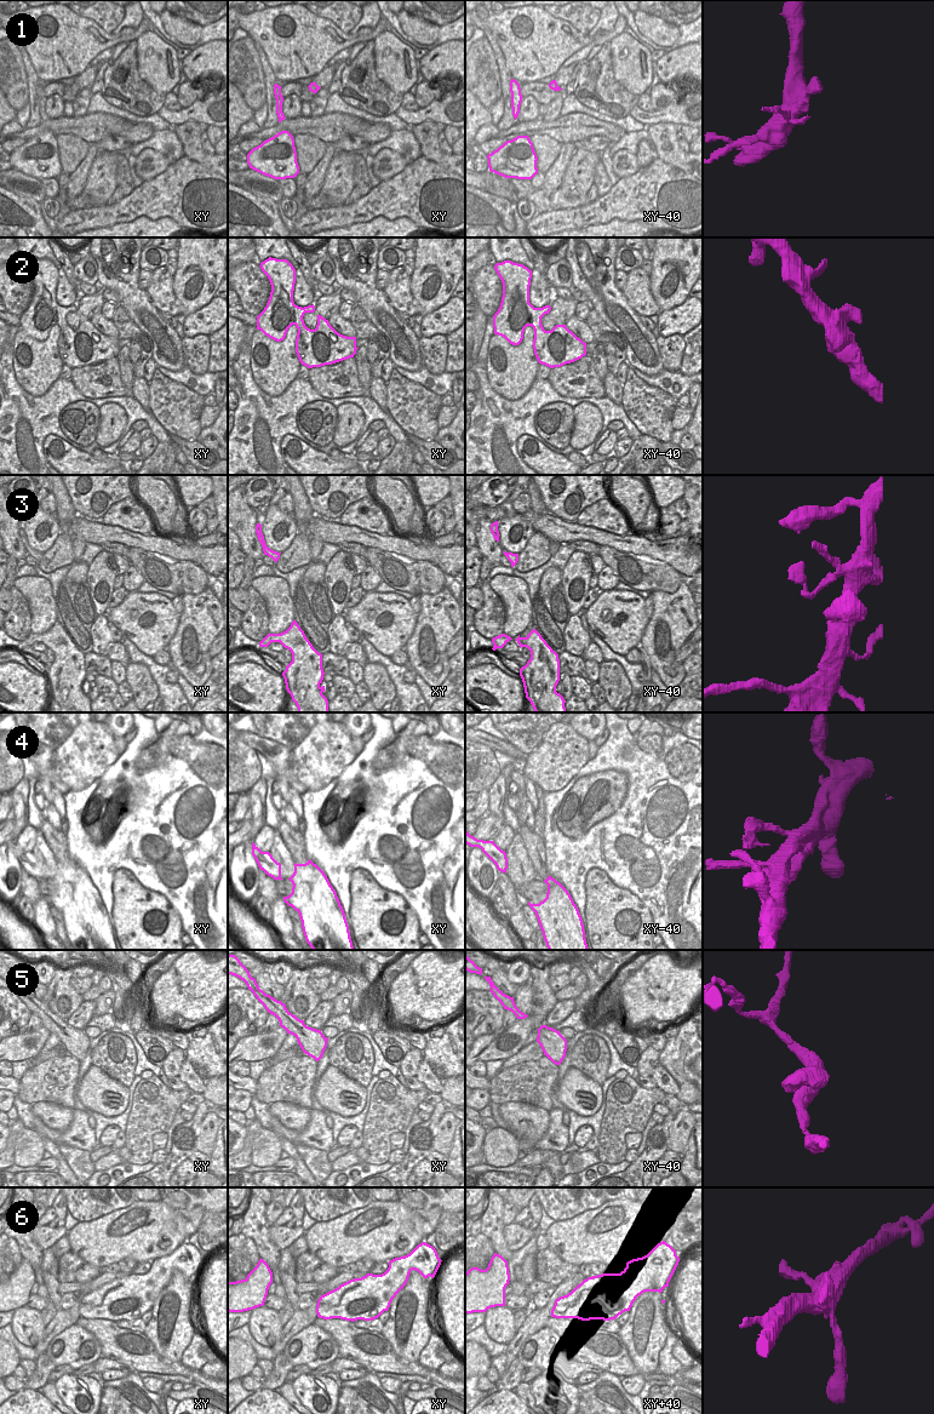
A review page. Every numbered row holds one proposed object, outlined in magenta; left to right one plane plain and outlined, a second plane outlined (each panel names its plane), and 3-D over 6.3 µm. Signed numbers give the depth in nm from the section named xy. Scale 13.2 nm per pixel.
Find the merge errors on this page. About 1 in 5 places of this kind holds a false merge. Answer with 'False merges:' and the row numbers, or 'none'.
False merges: 4

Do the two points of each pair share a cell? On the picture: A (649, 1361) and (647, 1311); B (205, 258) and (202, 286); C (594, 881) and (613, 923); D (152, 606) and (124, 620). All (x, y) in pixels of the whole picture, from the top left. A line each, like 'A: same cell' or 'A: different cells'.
A: same cell
B: same cell
C: same cell
D: same cell

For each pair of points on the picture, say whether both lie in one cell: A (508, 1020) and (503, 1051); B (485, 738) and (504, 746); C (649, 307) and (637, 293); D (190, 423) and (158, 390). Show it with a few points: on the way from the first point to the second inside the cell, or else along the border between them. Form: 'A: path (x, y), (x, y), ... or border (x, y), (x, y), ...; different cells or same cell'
A: border (517, 1019), (508, 1028), (502, 1028); different cells
B: path (490, 740), (499, 745); same cell
C: path (646, 303), (640, 297); same cell
D: path (182, 414), (166, 399); same cell

